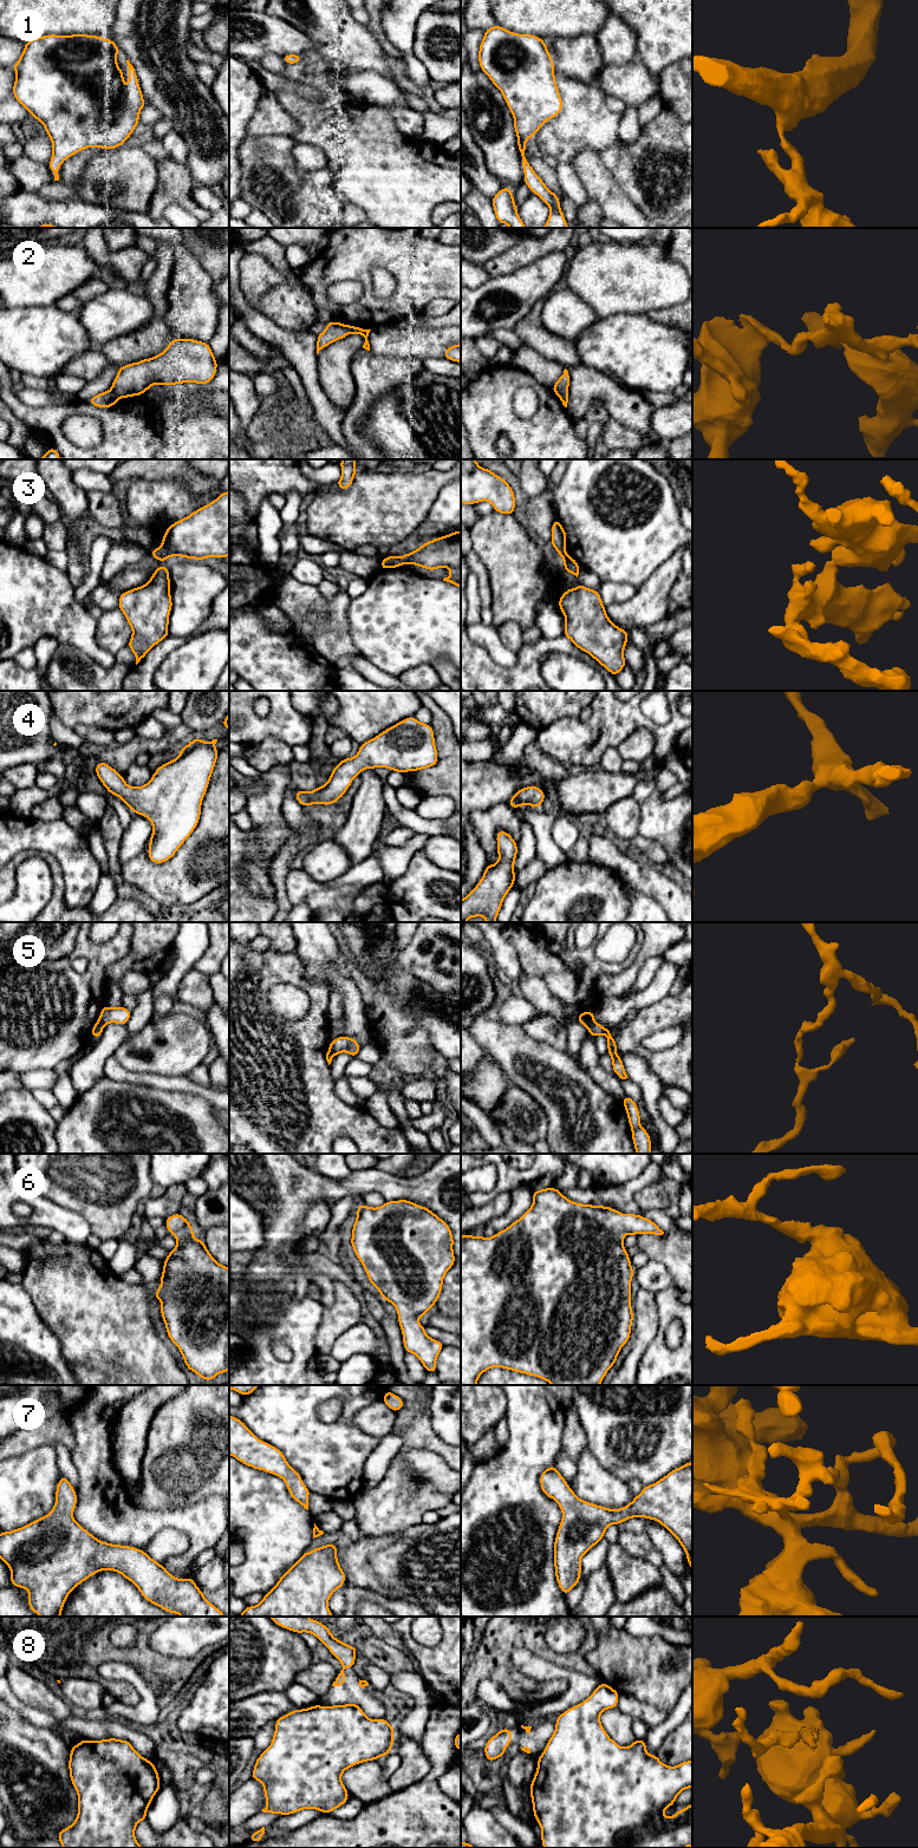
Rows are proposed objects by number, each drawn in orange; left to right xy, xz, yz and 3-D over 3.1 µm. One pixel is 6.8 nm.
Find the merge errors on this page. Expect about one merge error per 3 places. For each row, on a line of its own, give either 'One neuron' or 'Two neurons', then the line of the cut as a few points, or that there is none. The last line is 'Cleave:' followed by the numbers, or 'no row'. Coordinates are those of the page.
1: One neuron. No split
2: Two neurons. Split along xy (110, 390), (117, 398)
3: Two neurons. Split along xy (162, 544), (173, 555)
4: One neuron. No split
5: Two neurons. Split along yz (593, 1020), (587, 1027)
6: One neuron. No split
7: One neuron. No split
8: Two neurons. Split along xz (346, 1704), (352, 1705)
Cleave: 2, 3, 5, 8

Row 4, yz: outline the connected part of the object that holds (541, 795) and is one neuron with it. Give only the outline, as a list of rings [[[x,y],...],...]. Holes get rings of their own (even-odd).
[[[530,785],[516,791],[509,799],[508,804],[514,809],[519,809],[520,805],[540,808],[545,797],[546,794],[539,786]]]

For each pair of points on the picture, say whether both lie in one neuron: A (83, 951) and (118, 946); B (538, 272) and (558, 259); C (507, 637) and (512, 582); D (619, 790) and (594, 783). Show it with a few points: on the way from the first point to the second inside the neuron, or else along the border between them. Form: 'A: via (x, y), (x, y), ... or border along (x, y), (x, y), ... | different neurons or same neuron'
A: via (91, 948), (110, 946) | same neuron
B: via (542, 272), (553, 263) | same neuron
C: border along (522, 628), (513, 621), (506, 621), (497, 629) | different neurons
D: via (613, 788), (600, 788) | same neuron

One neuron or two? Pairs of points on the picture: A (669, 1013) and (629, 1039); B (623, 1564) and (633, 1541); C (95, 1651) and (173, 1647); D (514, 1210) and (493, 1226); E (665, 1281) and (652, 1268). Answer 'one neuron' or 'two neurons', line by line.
A: one neuron
B: two neurons
C: two neurons
D: one neuron
E: one neuron

